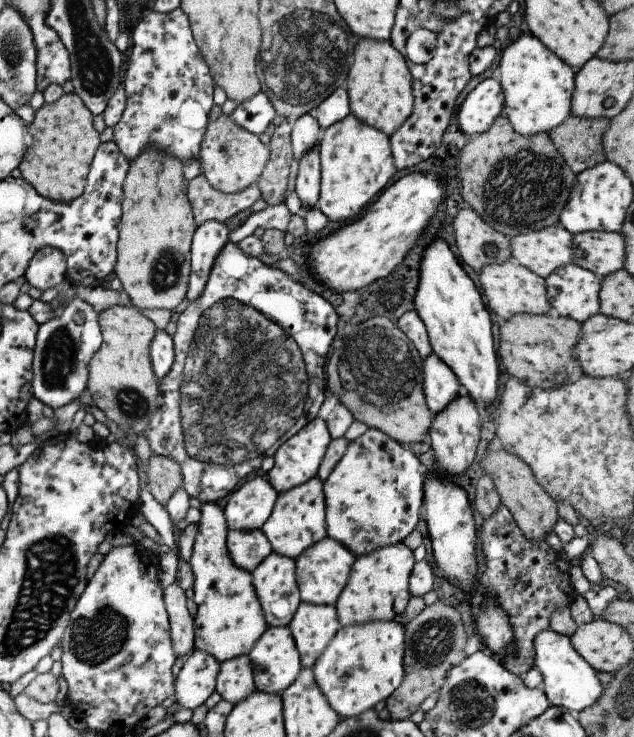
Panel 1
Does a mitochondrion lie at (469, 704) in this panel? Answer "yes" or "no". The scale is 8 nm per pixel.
yes

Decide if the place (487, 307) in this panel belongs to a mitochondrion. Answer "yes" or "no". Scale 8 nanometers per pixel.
no

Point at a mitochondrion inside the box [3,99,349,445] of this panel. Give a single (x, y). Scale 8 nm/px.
(62, 354)

